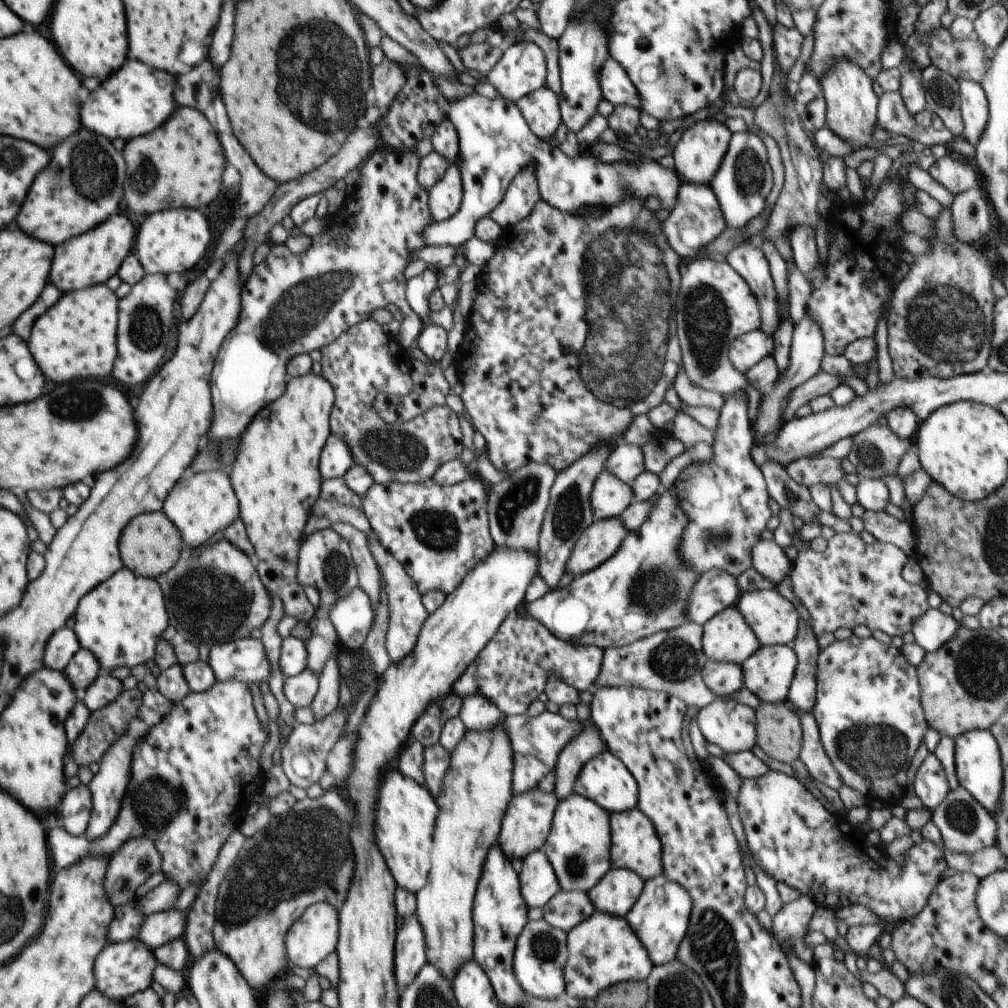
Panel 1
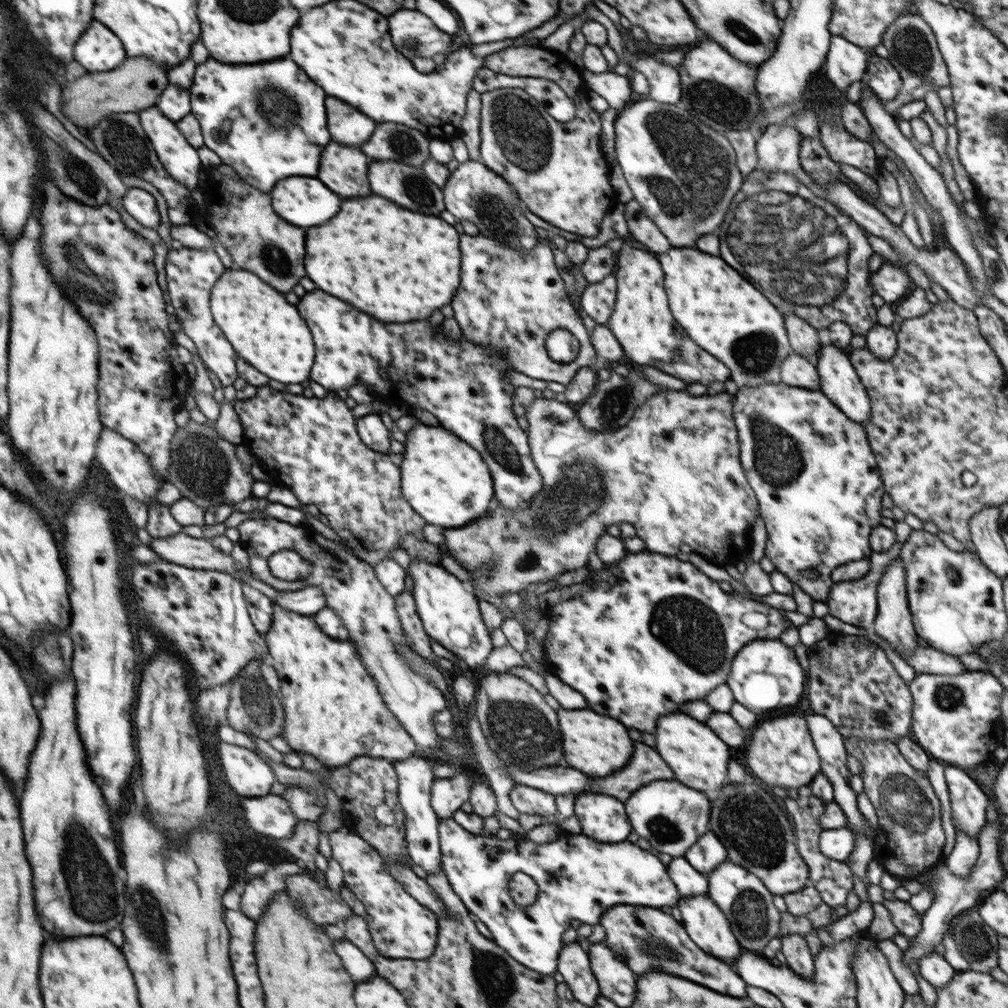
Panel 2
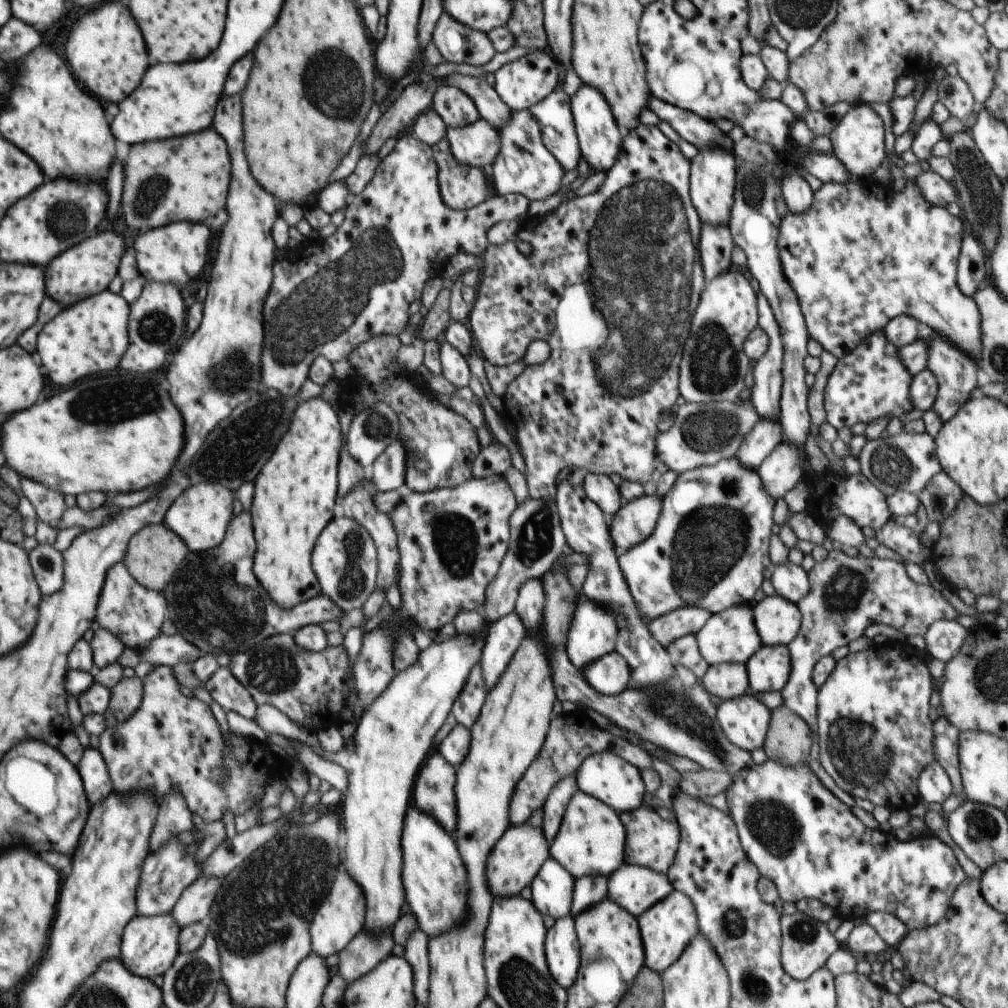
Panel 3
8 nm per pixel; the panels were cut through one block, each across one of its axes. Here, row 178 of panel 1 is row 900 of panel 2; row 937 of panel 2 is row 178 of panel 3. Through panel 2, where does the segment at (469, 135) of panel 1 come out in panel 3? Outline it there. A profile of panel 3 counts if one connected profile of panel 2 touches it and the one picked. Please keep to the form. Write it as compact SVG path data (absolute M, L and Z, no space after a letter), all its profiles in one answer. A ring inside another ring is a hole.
M512 110L510 116L512 118L506 122L506 126L500 126L496 130L502 148L498 152L498 158L494 158L494 164L490 167L494 196L505 197L512 193L526 196L529 201L546 200L557 193L562 186L564 168L545 147L540 126L533 114L528 110L526 112Z

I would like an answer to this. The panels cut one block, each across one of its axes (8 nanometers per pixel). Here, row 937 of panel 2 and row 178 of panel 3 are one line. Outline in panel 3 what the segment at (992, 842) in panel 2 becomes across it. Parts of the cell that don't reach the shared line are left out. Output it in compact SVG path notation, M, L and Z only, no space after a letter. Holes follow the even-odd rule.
M924 170L914 182L920 188L924 200L928 200L932 206L946 207L950 202L959 200L953 183L946 181L935 171Z

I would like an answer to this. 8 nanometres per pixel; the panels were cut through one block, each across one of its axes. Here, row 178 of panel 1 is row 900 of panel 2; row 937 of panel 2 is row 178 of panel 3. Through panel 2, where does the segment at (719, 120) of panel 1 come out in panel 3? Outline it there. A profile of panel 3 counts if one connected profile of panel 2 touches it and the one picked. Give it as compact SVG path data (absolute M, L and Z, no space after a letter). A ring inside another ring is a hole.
M724 148L699 150L698 154L690 159L690 198L702 223L708 226L728 226L734 202L738 161L734 152Z

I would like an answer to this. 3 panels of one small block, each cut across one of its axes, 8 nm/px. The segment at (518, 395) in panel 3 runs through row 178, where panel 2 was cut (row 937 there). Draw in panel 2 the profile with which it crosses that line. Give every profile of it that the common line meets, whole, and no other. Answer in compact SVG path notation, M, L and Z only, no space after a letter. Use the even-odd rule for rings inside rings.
M629 904L612 906L601 914L599 924L604 926L606 932L603 940L605 945L617 958L623 960L636 976L642 976L654 970L656 966L662 966L662 970L666 970L668 974L676 974L680 978L692 980L710 990L738 998L746 996L746 982L736 972L732 972L728 964L720 962L718 958L698 948L681 923L660 908ZM672 952L674 952L674 960L670 958Z

